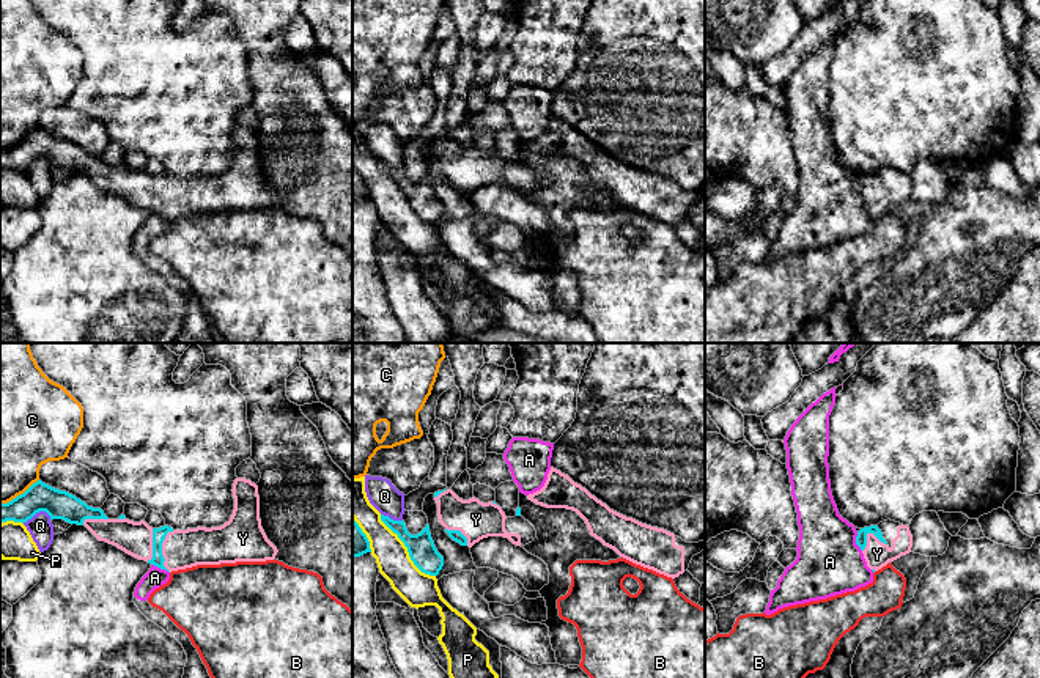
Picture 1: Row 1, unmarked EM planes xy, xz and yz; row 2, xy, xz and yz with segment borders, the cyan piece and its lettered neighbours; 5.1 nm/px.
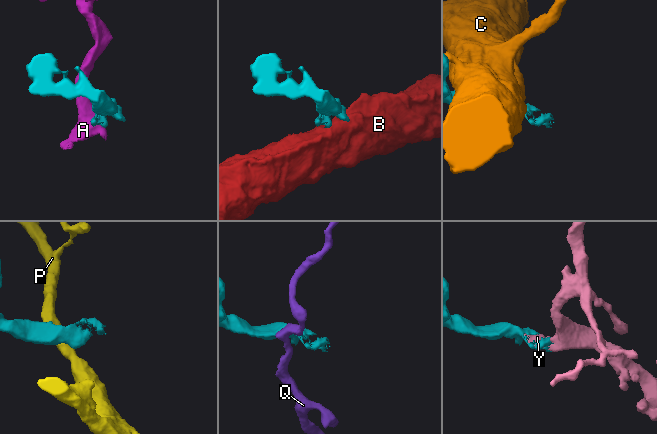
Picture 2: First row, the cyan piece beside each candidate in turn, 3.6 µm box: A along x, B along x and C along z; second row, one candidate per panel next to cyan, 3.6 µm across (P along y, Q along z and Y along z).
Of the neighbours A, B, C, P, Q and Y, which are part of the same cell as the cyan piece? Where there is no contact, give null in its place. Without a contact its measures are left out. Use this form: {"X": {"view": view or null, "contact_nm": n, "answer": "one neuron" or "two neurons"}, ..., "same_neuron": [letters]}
{"A": {"view": "yz", "contact_nm": 110, "answer": "two neurons"}, "B": {"view": null, "answer": "two neurons"}, "C": {"view": "xy", "contact_nm": 240, "answer": "two neurons"}, "P": {"view": "xz", "contact_nm": 420, "answer": "two neurons"}, "Q": {"view": "xy", "contact_nm": 160, "answer": "two neurons"}, "Y": {"view": "xy", "contact_nm": 220, "answer": "one neuron"}, "same_neuron": ["Y"]}

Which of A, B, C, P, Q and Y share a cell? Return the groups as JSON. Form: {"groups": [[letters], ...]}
{"groups": [["A"], ["B"], ["C"], ["P"], ["Q"], ["Y"]]}

